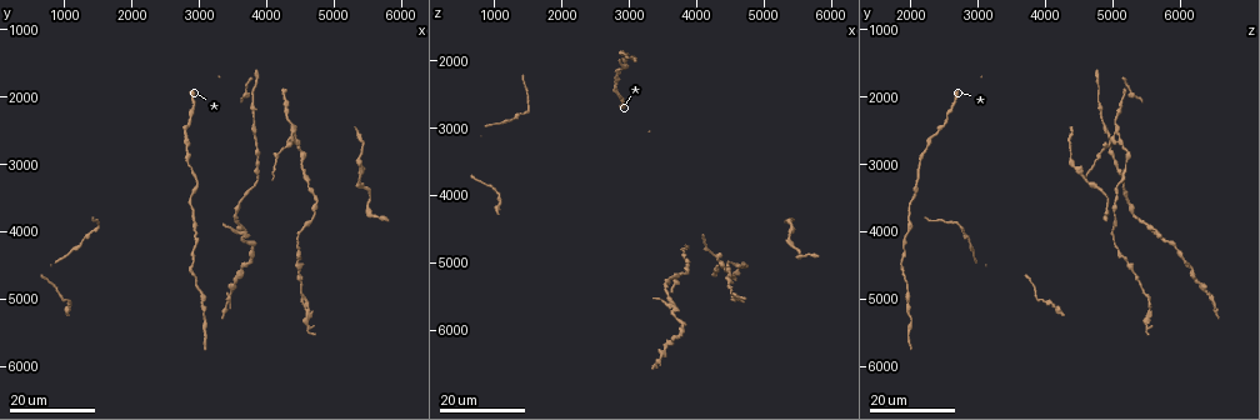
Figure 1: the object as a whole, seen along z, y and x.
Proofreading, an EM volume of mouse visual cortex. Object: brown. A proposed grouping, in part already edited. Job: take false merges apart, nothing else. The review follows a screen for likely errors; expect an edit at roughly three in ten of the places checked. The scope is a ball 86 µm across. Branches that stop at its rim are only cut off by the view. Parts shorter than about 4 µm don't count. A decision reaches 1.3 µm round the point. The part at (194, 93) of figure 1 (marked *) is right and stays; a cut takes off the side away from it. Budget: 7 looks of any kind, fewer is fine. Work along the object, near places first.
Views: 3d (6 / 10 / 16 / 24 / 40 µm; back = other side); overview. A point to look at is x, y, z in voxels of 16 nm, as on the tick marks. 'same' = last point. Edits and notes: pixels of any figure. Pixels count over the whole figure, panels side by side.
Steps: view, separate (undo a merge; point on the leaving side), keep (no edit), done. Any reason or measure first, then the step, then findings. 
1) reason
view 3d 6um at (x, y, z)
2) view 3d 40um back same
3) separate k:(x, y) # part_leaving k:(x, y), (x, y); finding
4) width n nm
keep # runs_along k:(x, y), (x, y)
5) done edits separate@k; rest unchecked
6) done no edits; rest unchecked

three arms meet
view 3d 24um at (3650, 4050, 5600)

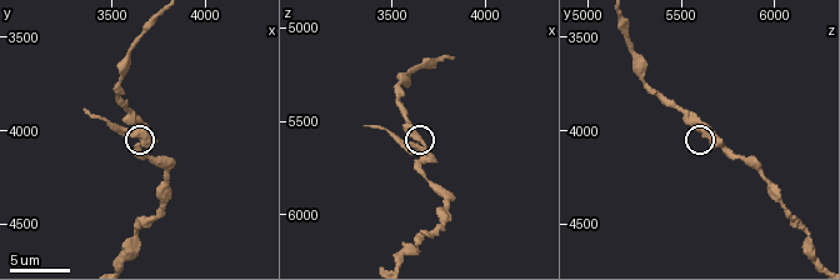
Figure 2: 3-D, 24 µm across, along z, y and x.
view 3d 6um at (3640, 4040, 5660)

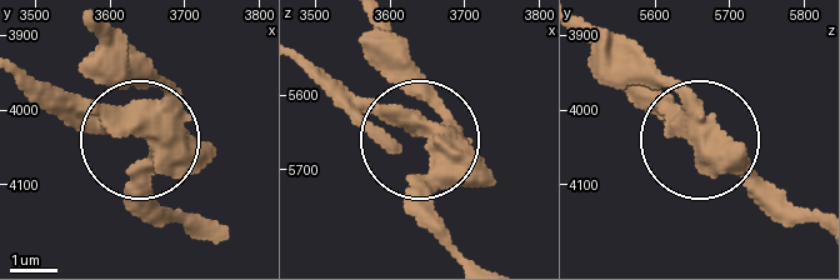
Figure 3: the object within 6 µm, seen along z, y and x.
side_arm 5 um
keep # all the same cell

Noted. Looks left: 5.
view 3d 16um at (4550, 4950, 5500)

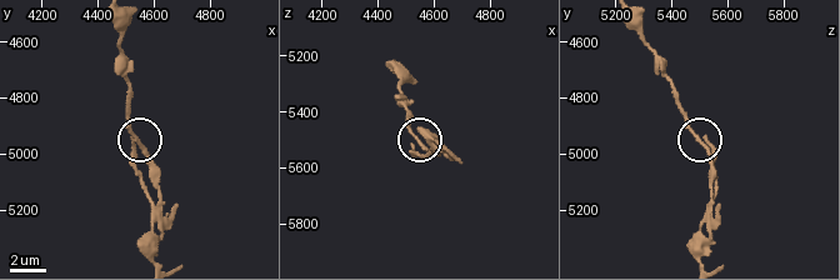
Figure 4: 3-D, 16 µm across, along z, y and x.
view 3d 6um at (4560, 4980, 5520)

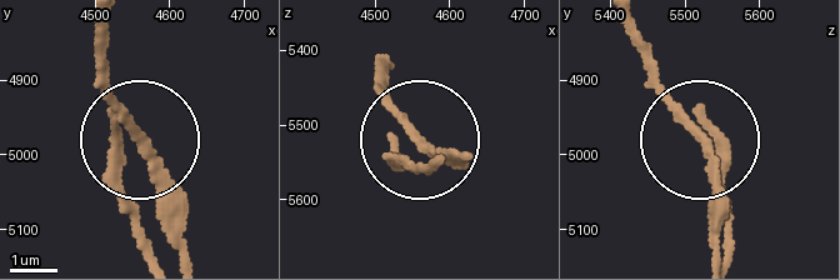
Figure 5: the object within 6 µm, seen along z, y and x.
keep # runs_along 5:(99, 29), (103, 100), (143, 149), (179, 256); continuous, no second cell

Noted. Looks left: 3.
view 3d 16um at (4350, 2600, 5050)

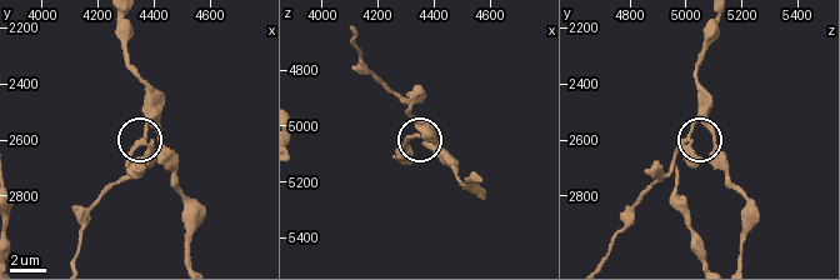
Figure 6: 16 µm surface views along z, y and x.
zoom in
view 3d 6um at (4360, 2600, 4990)

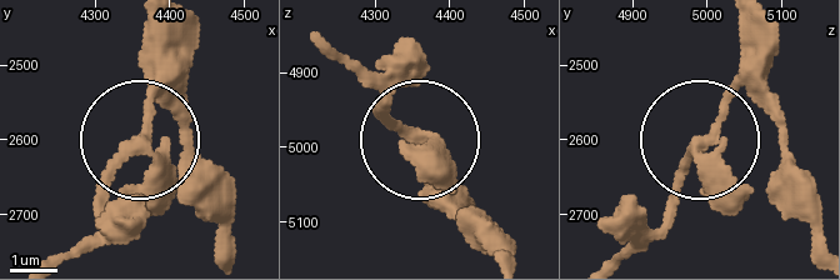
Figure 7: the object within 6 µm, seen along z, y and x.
keep # all the same cell

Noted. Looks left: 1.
done no edits; rest unchecked

